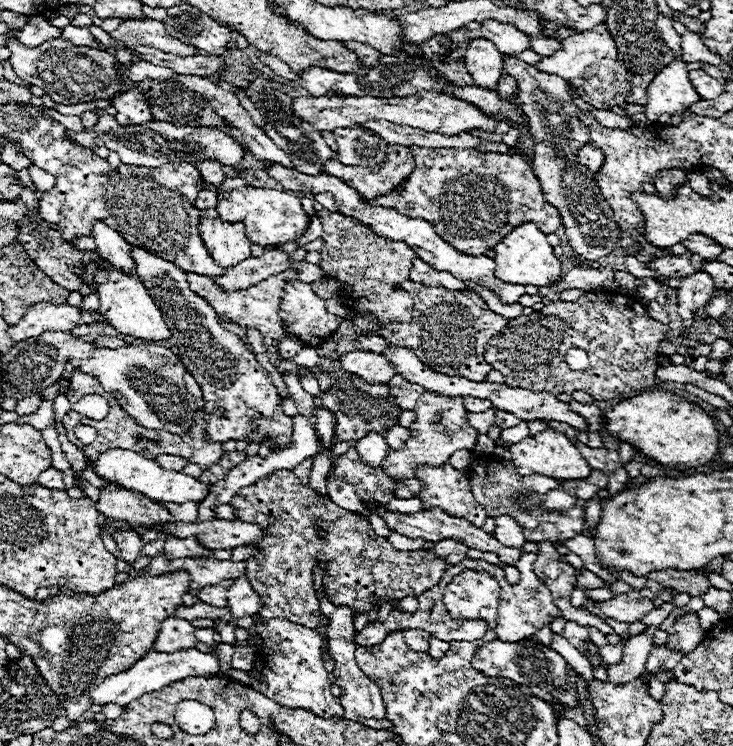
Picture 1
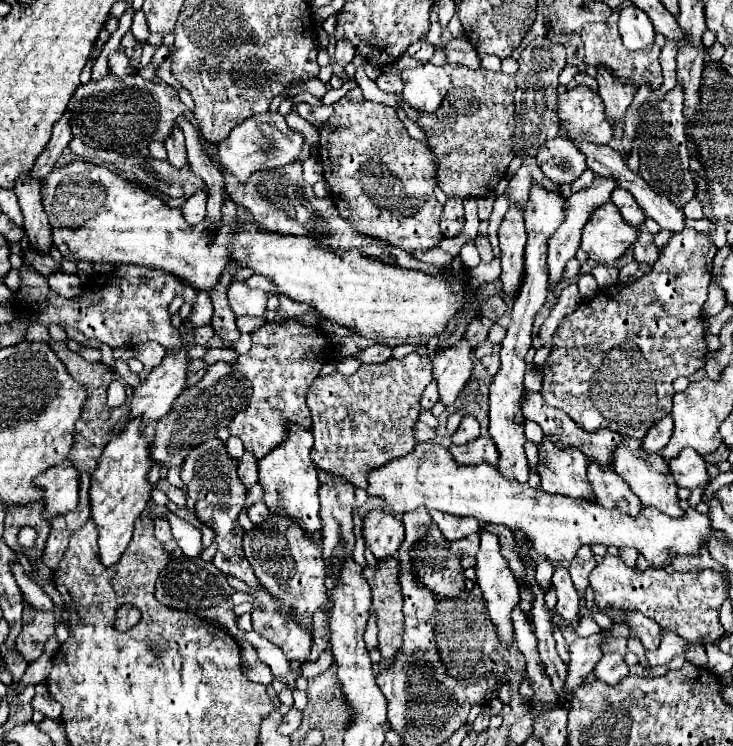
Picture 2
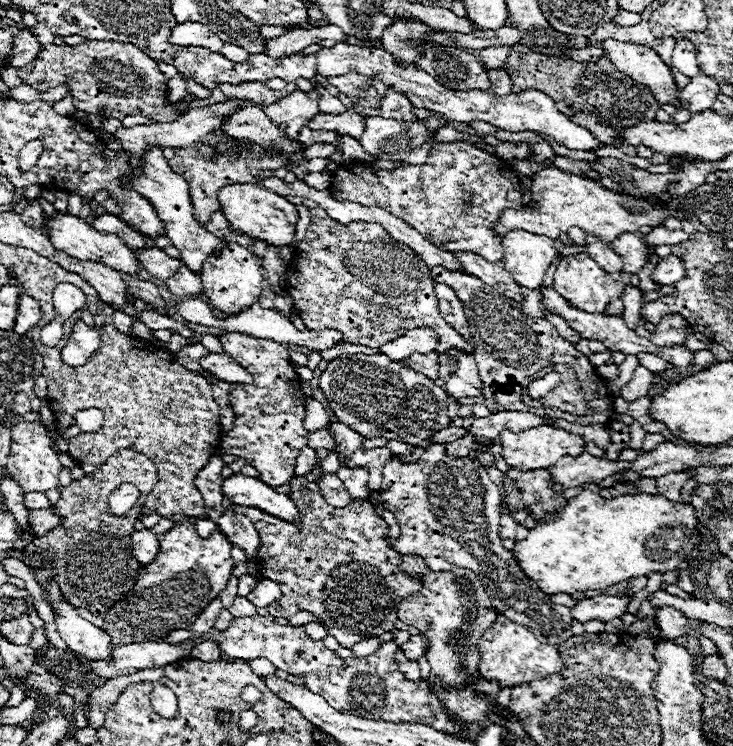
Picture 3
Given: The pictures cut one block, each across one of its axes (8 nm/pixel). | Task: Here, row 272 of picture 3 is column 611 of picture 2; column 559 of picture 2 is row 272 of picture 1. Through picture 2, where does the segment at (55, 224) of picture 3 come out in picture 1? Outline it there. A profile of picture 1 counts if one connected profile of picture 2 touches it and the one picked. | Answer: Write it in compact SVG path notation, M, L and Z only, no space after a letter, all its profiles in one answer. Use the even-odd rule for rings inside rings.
M98 270L94 282L98 284L98 296L100 296L100 314L108 318L106 322L120 334L144 338L144 340L168 340L172 336L170 328L166 326L162 312L158 310L156 302L144 288L144 284L138 280L138 276L120 274L116 270Z

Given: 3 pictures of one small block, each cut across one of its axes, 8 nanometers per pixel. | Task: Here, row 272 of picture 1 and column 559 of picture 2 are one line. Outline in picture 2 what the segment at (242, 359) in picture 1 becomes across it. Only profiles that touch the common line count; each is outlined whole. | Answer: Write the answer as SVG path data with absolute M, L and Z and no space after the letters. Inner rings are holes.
M564 136L546 140L544 146L538 148L536 162L540 170L558 186L572 184L588 168L586 156L578 150L574 142Z

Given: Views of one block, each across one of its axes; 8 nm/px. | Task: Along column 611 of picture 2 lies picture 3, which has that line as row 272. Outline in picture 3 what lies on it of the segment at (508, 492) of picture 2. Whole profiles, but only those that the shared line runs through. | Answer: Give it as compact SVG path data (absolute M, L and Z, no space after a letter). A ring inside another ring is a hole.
M512 230L502 238L504 268L514 276L518 286L536 290L544 282L544 274L558 256L556 242L524 230Z

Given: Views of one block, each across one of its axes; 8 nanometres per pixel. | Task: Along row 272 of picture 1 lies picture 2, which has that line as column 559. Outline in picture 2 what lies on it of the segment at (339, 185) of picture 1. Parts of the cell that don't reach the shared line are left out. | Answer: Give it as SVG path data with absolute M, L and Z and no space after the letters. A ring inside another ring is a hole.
M548 438L538 448L538 472L542 490L594 502L592 486L586 478L588 458L576 448L558 450Z

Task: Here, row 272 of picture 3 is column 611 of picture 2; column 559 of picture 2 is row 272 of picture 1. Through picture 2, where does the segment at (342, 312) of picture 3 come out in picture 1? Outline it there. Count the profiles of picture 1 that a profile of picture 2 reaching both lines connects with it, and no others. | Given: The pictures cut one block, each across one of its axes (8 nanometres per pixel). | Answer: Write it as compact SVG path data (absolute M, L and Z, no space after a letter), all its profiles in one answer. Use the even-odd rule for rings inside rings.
M320 212L320 220L324 226L324 248L322 248L322 260L320 268L342 282L342 300L344 304L354 310L370 310L378 316L378 326L382 330L388 322L400 322L408 324L412 322L412 310L414 302L412 298L398 290L396 286L408 278L408 272L412 268L412 258L416 254L404 244L404 242L392 242L384 240L376 234L372 234L368 228L360 226L360 222L346 218L338 212Z

